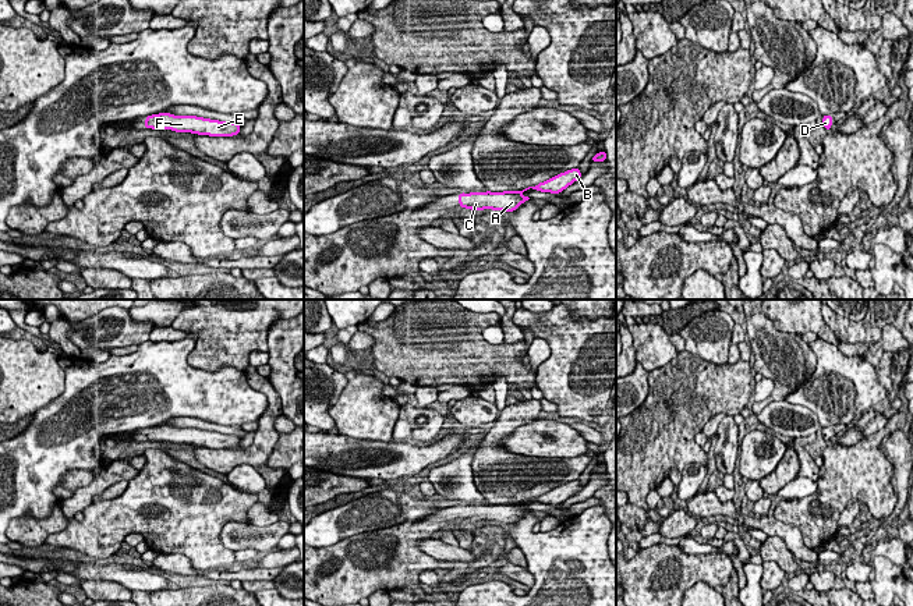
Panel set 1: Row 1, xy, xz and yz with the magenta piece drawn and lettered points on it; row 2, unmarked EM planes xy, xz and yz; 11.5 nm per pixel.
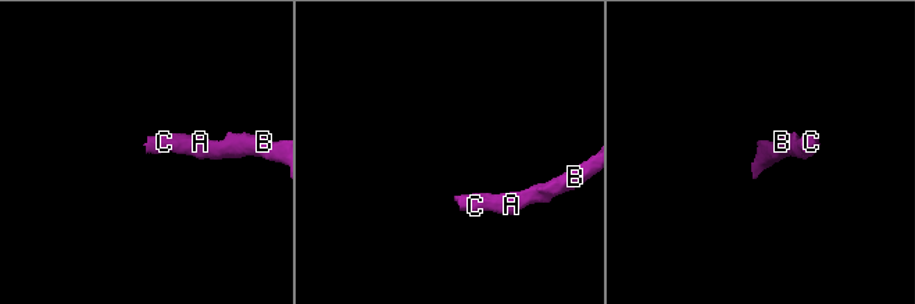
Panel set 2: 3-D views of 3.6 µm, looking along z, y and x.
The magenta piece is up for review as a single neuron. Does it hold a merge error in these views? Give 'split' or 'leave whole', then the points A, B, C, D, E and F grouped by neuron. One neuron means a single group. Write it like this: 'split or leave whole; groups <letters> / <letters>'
leave whole; groups A B C D E F

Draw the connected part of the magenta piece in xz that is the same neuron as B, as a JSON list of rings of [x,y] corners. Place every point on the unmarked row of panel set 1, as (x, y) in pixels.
[[[576,479],[576,481],[567,482],[567,483],[565,483],[565,485],[560,485],[559,488],[555,488],[555,489],[549,490],[548,493],[539,495],[538,497],[528,499],[528,500],[525,500],[525,502],[523,502],[523,503],[503,503],[503,504],[491,504],[491,503],[486,503],[486,504],[470,504],[470,506],[460,504],[460,506],[459,506],[459,515],[460,515],[460,520],[463,520],[463,521],[468,520],[470,522],[475,522],[475,524],[484,522],[484,521],[492,521],[492,522],[503,522],[503,524],[507,524],[507,525],[509,525],[509,524],[516,522],[521,515],[524,515],[524,514],[527,514],[527,513],[530,511],[528,508],[523,508],[523,507],[521,507],[524,503],[527,503],[527,502],[530,502],[530,500],[537,502],[537,503],[541,503],[541,504],[559,506],[559,504],[562,504],[563,502],[566,502],[569,497],[574,496],[576,492],[580,492],[580,490],[581,490],[580,481]]]

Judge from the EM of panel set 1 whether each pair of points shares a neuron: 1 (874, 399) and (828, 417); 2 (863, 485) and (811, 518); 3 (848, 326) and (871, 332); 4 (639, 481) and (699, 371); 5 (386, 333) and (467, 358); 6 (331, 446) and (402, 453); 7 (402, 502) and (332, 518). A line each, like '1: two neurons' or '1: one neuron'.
1: one neuron
2: one neuron
3: one neuron
4: one neuron
5: one neuron
6: one neuron
7: one neuron

